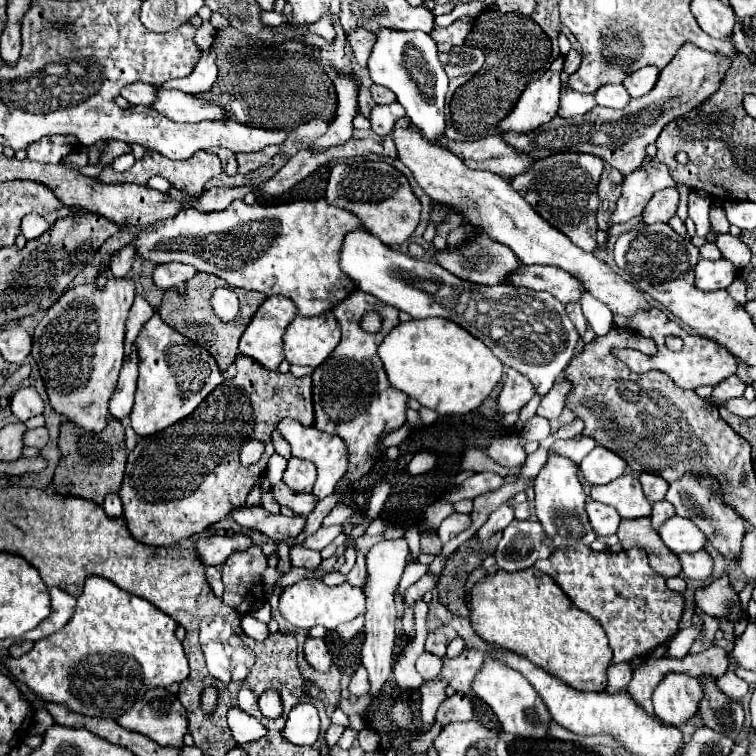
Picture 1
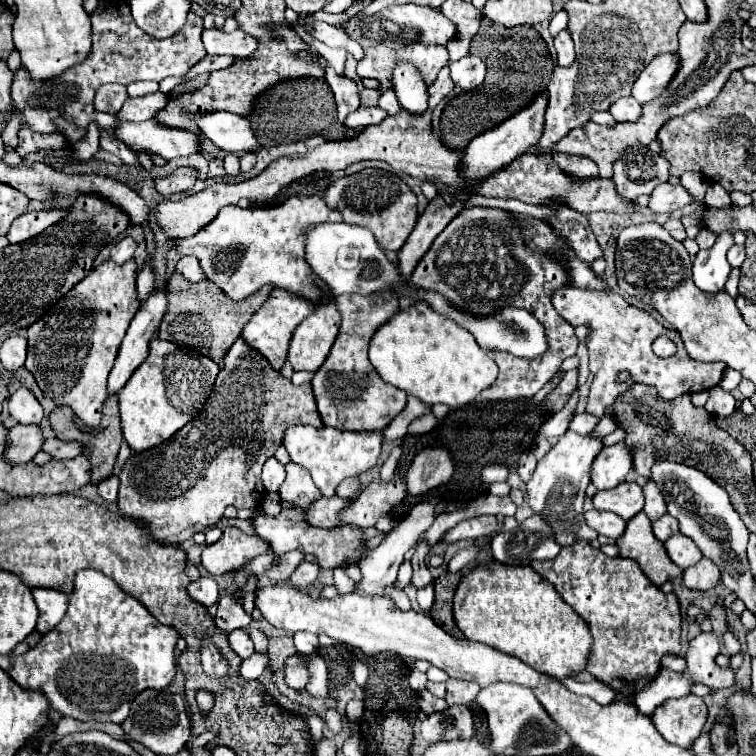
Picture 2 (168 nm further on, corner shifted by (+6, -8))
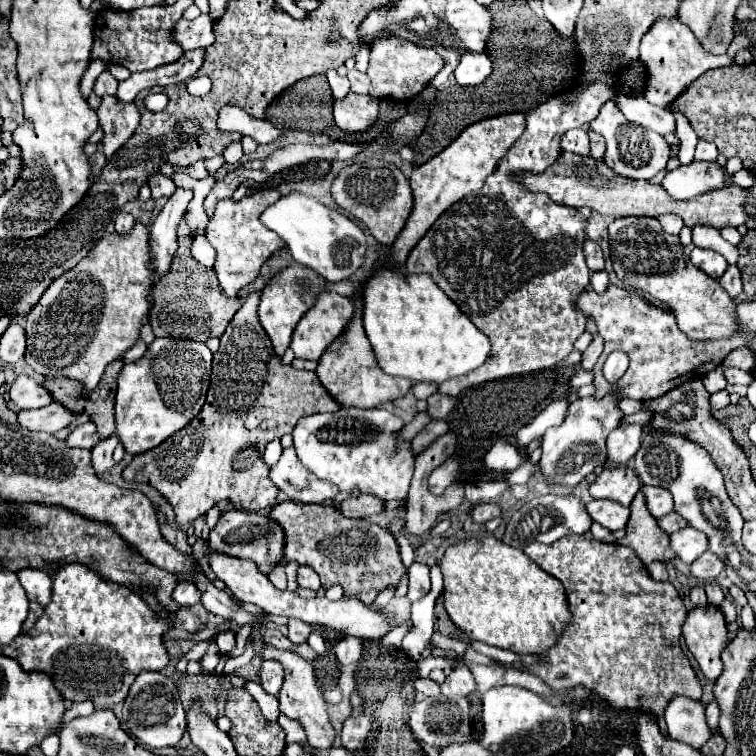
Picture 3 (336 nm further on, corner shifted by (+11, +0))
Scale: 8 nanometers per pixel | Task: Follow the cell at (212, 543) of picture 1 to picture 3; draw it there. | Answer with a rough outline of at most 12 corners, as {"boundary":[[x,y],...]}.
{"boundary":[[230,509],[208,545],[270,573],[284,531],[266,513]]}

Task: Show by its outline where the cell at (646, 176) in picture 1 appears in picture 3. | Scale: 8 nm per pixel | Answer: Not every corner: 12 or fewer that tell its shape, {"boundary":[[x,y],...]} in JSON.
{"boundary":[[614,101],[590,129],[606,139],[604,161],[630,179],[652,179],[670,159],[654,131],[628,123]]}

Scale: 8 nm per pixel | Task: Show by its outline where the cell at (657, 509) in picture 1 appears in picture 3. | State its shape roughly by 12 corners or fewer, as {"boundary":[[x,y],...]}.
{"boundary":[[668,513],[658,519],[666,533],[688,527],[688,521],[678,513]]}

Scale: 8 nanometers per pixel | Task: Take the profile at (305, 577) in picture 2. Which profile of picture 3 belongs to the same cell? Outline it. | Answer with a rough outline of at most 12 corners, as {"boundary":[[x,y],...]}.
{"boundary":[[300,565],[300,587],[318,591],[322,587],[312,567]]}

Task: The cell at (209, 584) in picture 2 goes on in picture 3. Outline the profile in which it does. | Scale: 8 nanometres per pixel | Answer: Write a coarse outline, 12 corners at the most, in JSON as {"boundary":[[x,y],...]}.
{"boundary":[[180,581],[172,599],[180,607],[200,603],[200,591],[194,583]]}

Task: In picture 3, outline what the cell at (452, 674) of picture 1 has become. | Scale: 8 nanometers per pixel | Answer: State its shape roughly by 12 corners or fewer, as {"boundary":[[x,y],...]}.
{"boundary":[[454,667],[442,683],[446,697],[468,697],[476,689],[470,667]]}

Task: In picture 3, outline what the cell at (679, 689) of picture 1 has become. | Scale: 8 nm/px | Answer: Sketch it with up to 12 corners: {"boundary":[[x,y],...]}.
{"boundary":[[676,695],[668,735],[700,749],[714,733],[700,701]]}

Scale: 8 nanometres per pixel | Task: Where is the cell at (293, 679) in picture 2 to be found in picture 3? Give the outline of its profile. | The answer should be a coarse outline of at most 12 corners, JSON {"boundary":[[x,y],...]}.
{"boundary":[[276,661],[260,665],[260,685],[276,695],[282,687],[284,671]]}

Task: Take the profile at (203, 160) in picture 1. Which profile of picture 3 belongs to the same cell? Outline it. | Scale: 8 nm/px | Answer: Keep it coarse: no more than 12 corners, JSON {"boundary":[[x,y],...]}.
{"boundary":[[156,173],[148,179],[152,199],[170,197],[176,189],[170,177]]}

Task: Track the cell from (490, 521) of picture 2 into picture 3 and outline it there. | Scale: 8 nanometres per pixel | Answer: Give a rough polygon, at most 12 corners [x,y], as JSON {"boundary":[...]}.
{"boundary":[[480,503],[472,509],[478,523],[502,515],[498,503]]}

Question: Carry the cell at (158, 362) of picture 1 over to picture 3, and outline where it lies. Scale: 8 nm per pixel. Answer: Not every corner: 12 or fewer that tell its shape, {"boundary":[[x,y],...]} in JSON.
{"boundary":[[154,339],[118,375],[116,433],[140,455],[206,401],[212,351]]}

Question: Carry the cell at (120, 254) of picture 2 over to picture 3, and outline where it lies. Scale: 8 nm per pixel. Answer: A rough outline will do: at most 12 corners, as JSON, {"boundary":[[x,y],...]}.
{"boundary":[[118,213],[116,231],[128,233],[134,227],[130,213]]}

